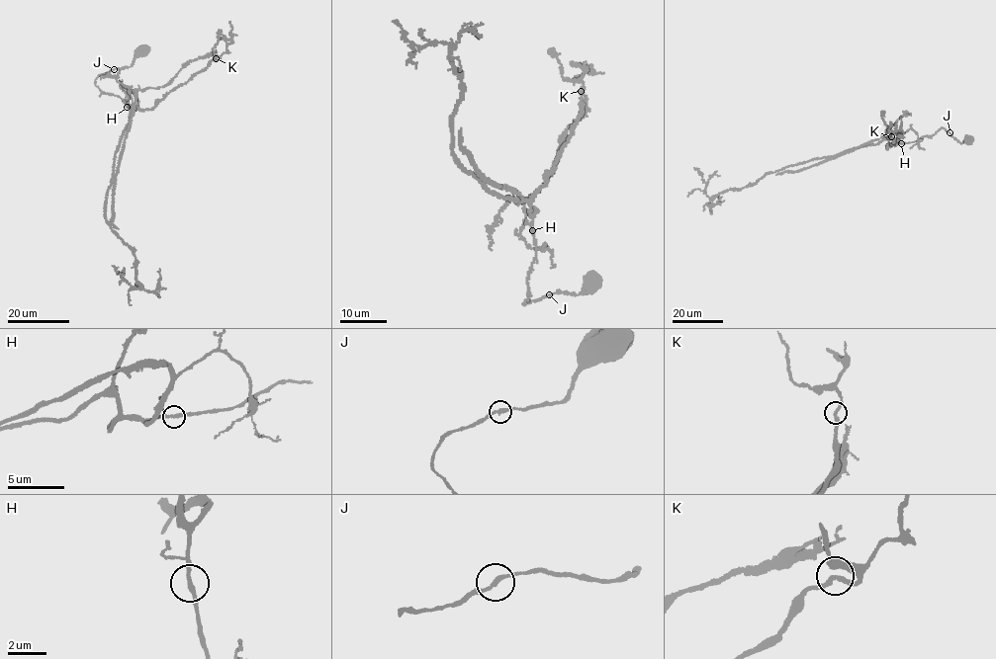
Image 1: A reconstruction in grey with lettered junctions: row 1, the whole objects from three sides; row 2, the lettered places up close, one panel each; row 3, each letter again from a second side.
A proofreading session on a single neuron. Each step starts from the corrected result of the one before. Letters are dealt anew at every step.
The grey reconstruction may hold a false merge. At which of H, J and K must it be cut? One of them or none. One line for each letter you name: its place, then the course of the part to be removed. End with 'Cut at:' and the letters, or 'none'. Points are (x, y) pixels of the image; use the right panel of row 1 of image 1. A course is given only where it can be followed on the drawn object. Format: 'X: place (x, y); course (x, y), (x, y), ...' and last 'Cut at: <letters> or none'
Cut at: none

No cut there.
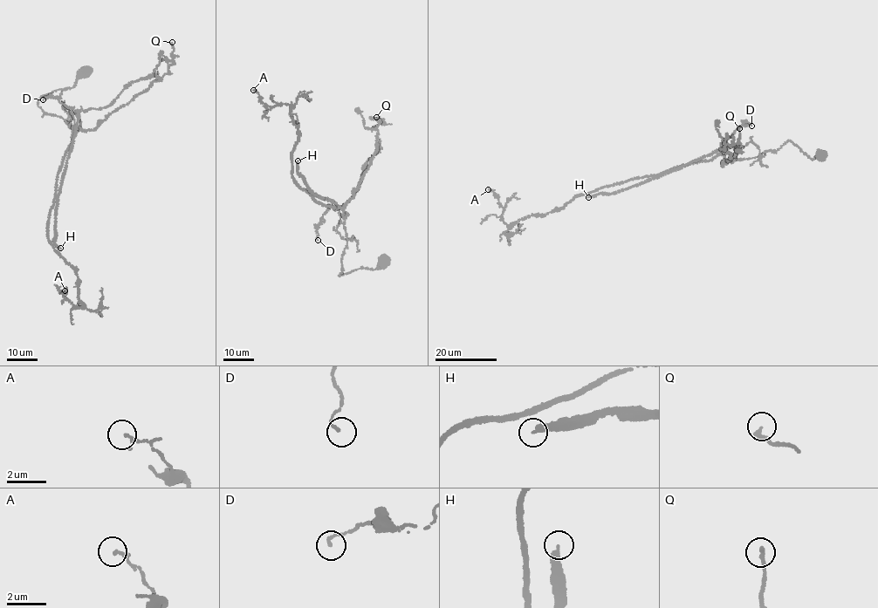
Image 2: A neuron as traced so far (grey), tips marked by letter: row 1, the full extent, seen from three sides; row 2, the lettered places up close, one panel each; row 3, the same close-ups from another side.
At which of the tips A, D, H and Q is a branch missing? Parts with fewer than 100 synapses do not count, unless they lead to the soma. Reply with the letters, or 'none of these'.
H

